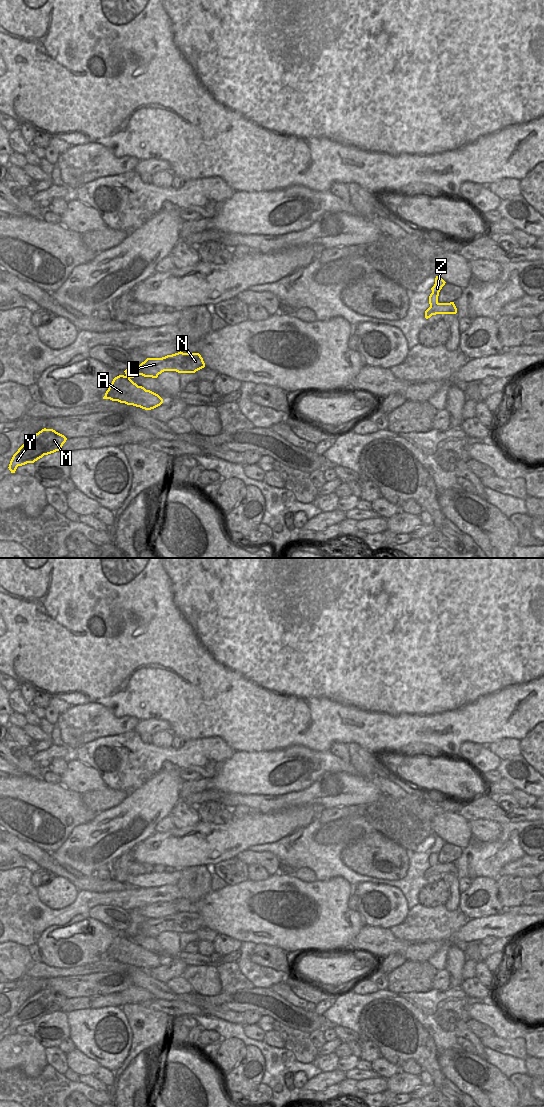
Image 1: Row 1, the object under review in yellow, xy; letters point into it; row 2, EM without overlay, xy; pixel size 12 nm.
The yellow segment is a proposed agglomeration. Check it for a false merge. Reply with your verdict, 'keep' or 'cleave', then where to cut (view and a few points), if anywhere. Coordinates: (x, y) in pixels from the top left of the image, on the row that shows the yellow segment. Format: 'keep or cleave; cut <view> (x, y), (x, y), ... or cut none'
cleave; cut xy (125, 376), (129, 378)

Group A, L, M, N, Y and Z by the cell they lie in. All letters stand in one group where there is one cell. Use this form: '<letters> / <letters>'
A / L M N Y Z

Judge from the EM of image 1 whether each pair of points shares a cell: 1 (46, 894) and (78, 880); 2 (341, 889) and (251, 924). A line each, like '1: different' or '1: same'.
1: different
2: same

